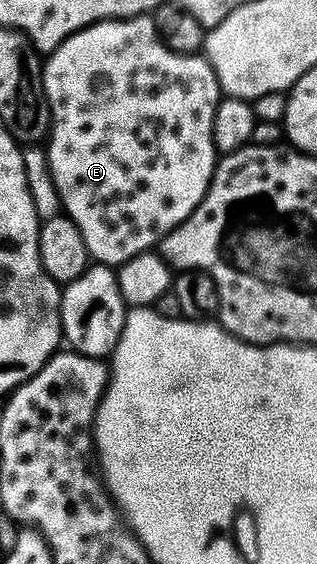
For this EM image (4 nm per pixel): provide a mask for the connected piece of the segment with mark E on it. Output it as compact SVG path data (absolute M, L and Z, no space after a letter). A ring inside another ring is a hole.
M152 16L96 21L95 24L70 35L61 46L44 58L41 82L49 104L49 174L59 191L64 216L70 217L79 227L83 243L87 243L90 258L102 265L120 267L127 259L152 250L162 237L166 237L175 226L183 223L183 219L187 219L187 215L191 215L191 211L195 211L211 183L213 170L217 168L219 154L213 142L213 120L215 107L223 94L208 60L201 55L171 51L157 34Z

